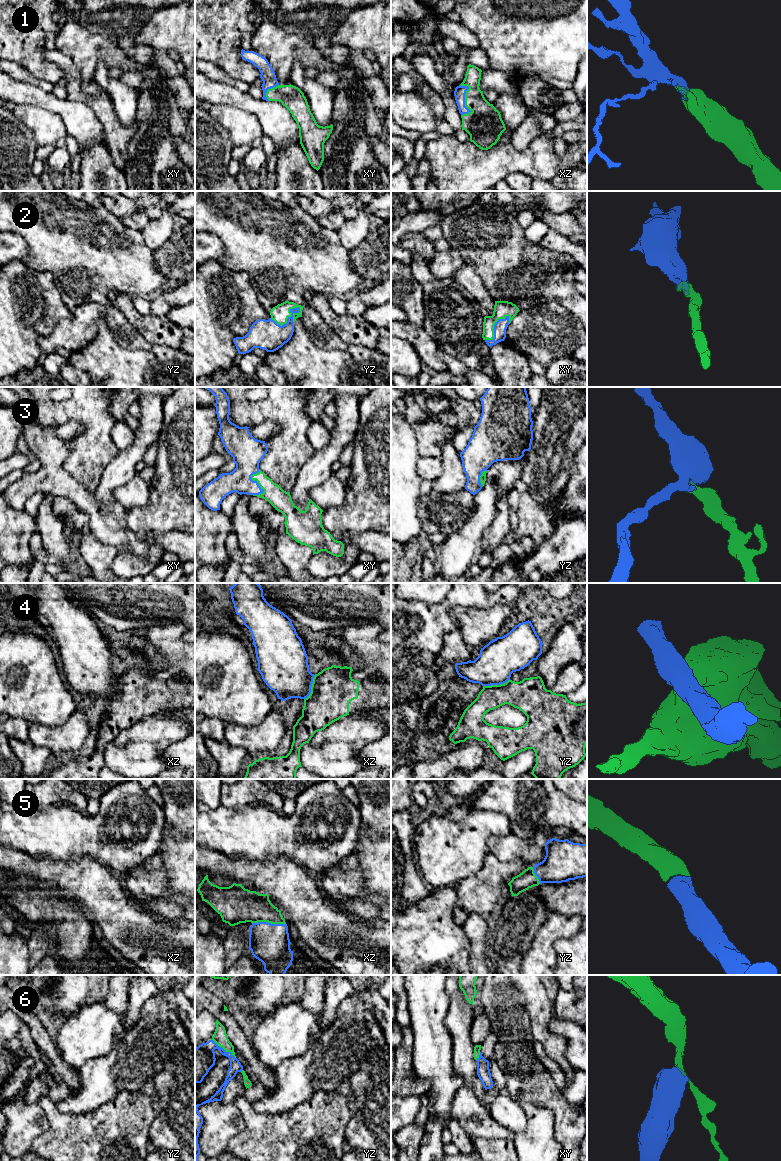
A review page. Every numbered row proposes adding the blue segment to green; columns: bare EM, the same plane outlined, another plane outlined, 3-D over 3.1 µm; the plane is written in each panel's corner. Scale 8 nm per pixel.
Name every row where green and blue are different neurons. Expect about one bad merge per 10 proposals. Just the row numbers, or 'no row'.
4

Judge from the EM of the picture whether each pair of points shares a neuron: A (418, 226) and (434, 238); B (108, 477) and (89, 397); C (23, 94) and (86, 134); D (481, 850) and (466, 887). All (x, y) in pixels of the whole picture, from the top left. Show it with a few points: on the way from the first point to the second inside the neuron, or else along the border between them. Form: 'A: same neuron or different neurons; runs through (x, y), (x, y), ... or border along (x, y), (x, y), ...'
A: different neurons; border along (439, 224), (426, 227), (420, 232)
B: different neurons; border along (119, 452), (106, 466), (96, 488)
C: same neuron; runs through (39, 97), (59, 106), (71, 118)
D: different neurons; border along (485, 855), (483, 865), (456, 885)

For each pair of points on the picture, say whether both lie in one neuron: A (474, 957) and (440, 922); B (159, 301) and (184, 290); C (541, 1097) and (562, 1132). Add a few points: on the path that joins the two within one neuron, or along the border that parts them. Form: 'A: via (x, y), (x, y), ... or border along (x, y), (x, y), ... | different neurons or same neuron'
A: border along (464, 929), (464, 934), (470, 946), (469, 964) | different neurons
B: via (165, 301), (178, 296) | same neuron
C: via (551, 1103), (562, 1114), (562, 1122) | same neuron

